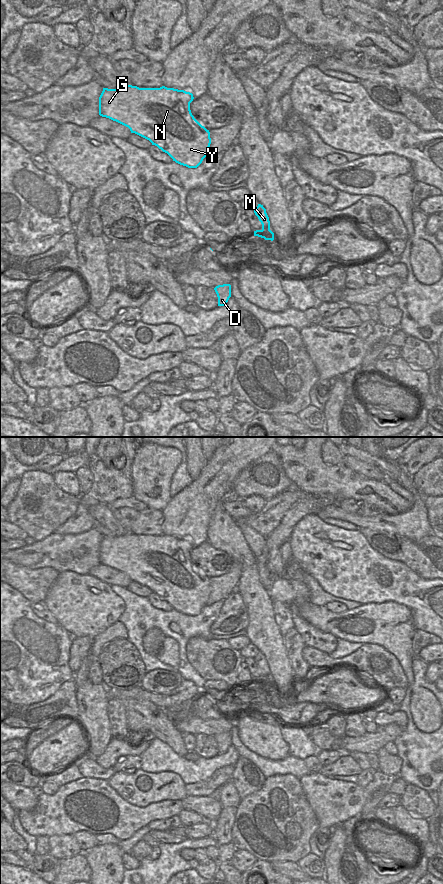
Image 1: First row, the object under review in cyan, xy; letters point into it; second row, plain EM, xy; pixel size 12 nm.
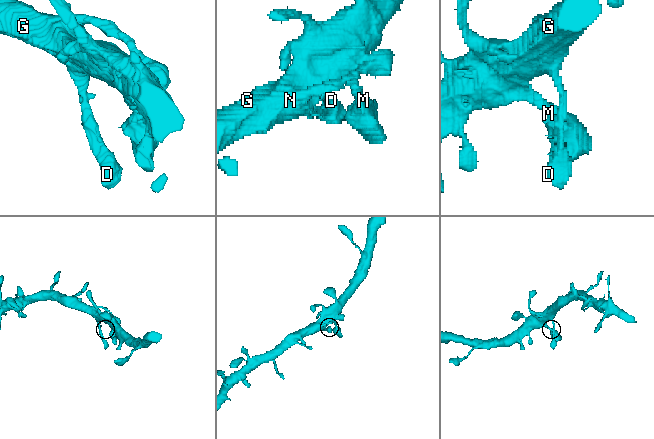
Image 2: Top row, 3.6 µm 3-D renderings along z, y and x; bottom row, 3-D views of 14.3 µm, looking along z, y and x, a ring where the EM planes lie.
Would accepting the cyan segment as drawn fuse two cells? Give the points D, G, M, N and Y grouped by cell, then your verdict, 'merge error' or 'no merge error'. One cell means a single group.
groups D G M N Y; no merge error

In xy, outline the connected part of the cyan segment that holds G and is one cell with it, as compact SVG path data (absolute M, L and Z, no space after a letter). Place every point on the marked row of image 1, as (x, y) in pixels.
M126 85L120 89L103 88L99 97L99 115L116 121L128 127L131 133L135 133L157 146L167 153L173 161L188 168L197 168L206 157L211 144L210 132L202 126L192 115L190 103L193 101L193 94L184 90L167 88L139 88Z

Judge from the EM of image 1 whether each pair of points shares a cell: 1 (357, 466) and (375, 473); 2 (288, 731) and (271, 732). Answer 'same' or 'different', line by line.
1: same
2: different

